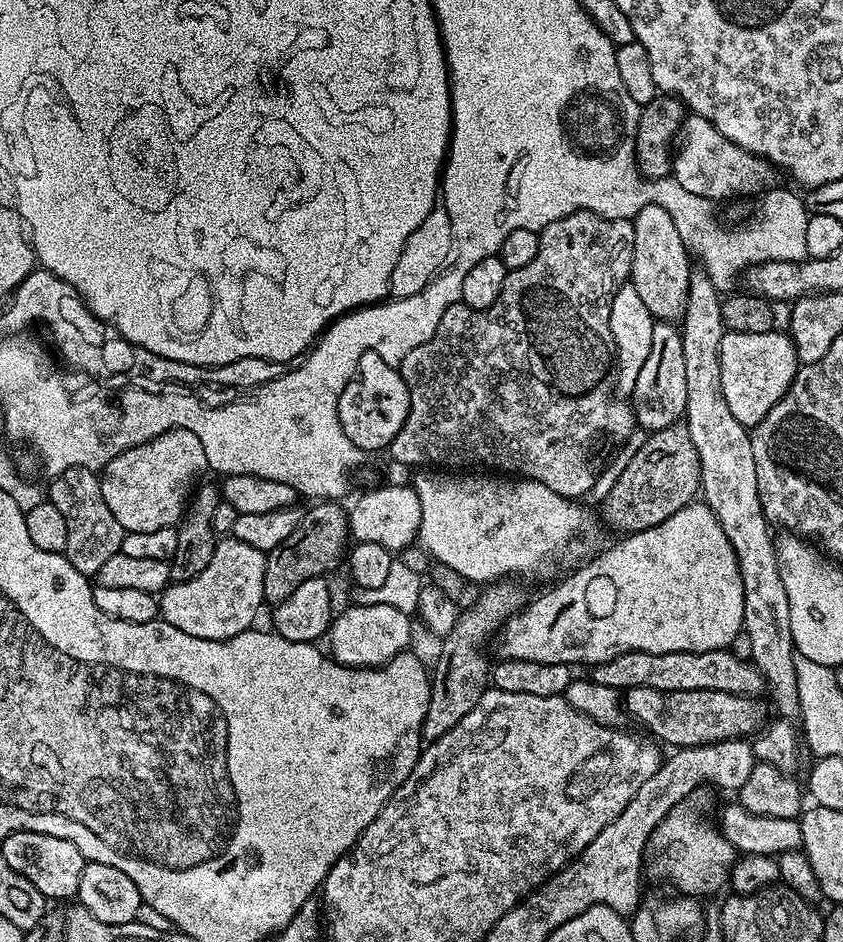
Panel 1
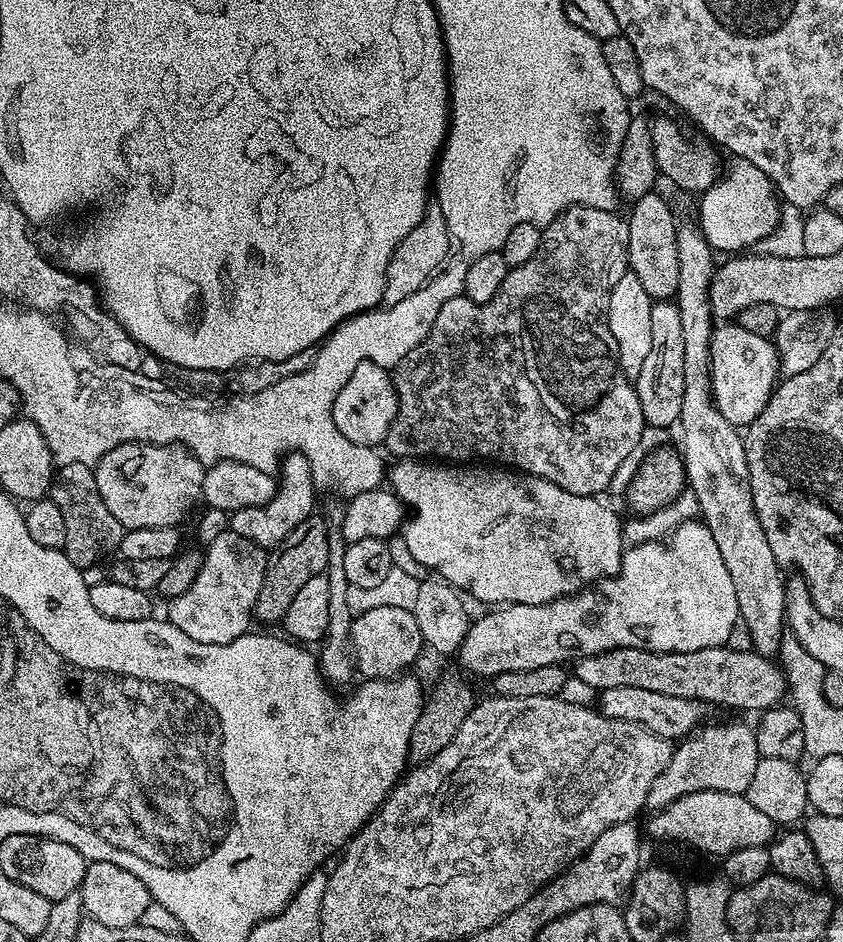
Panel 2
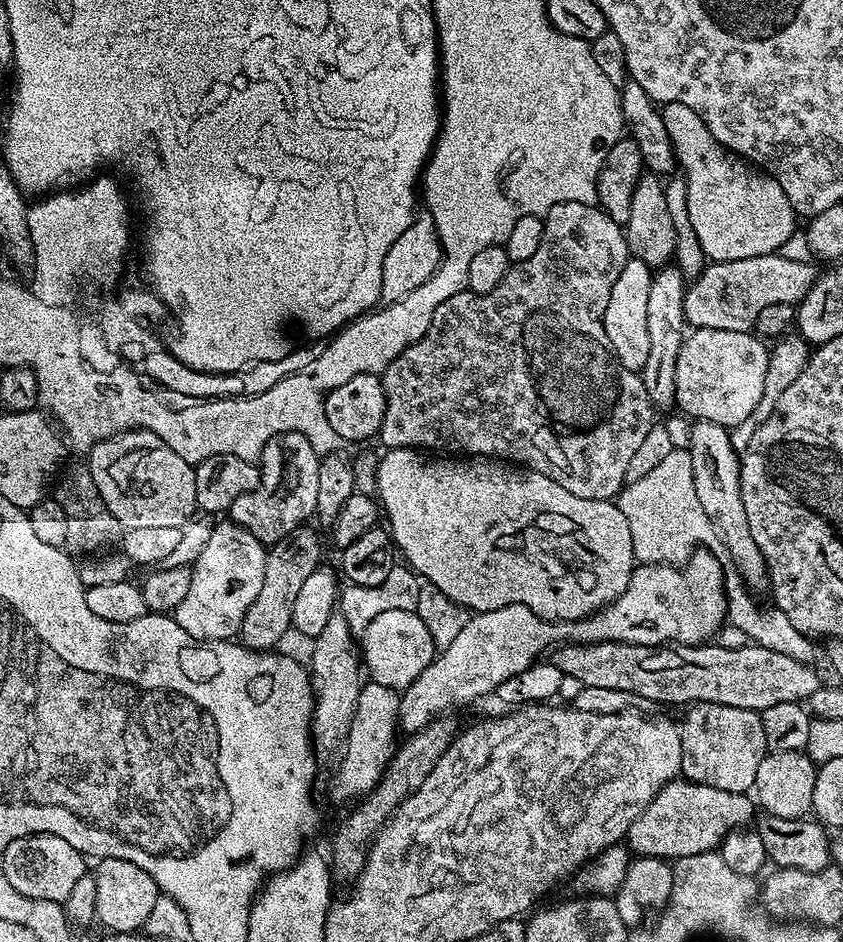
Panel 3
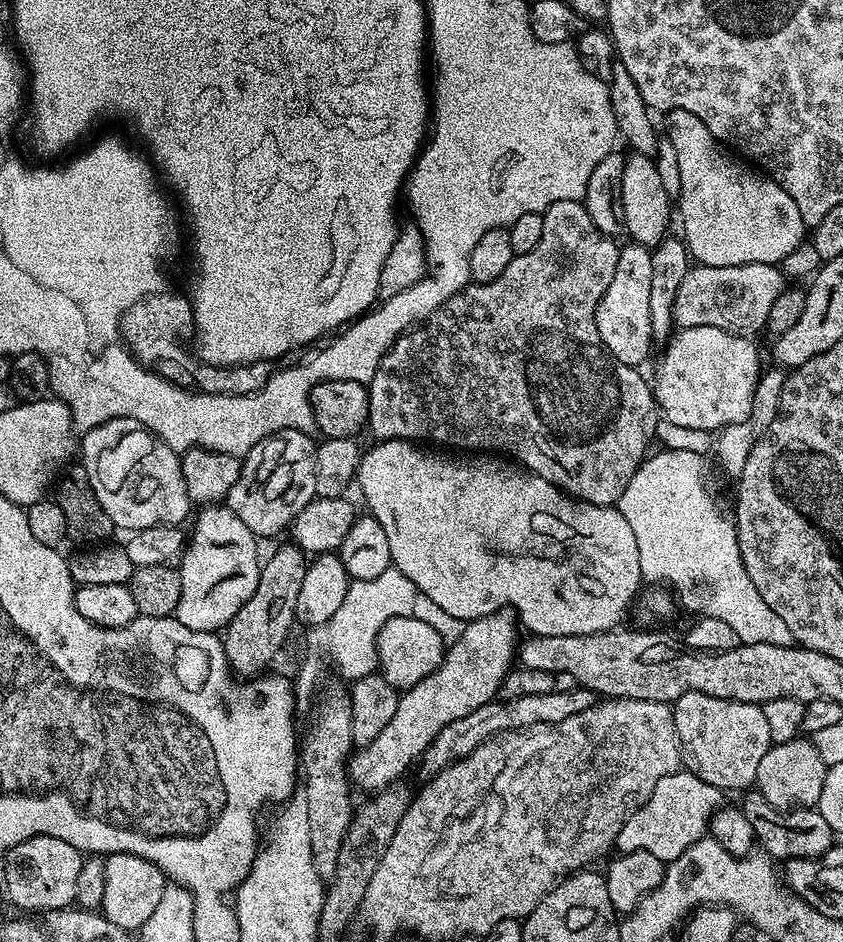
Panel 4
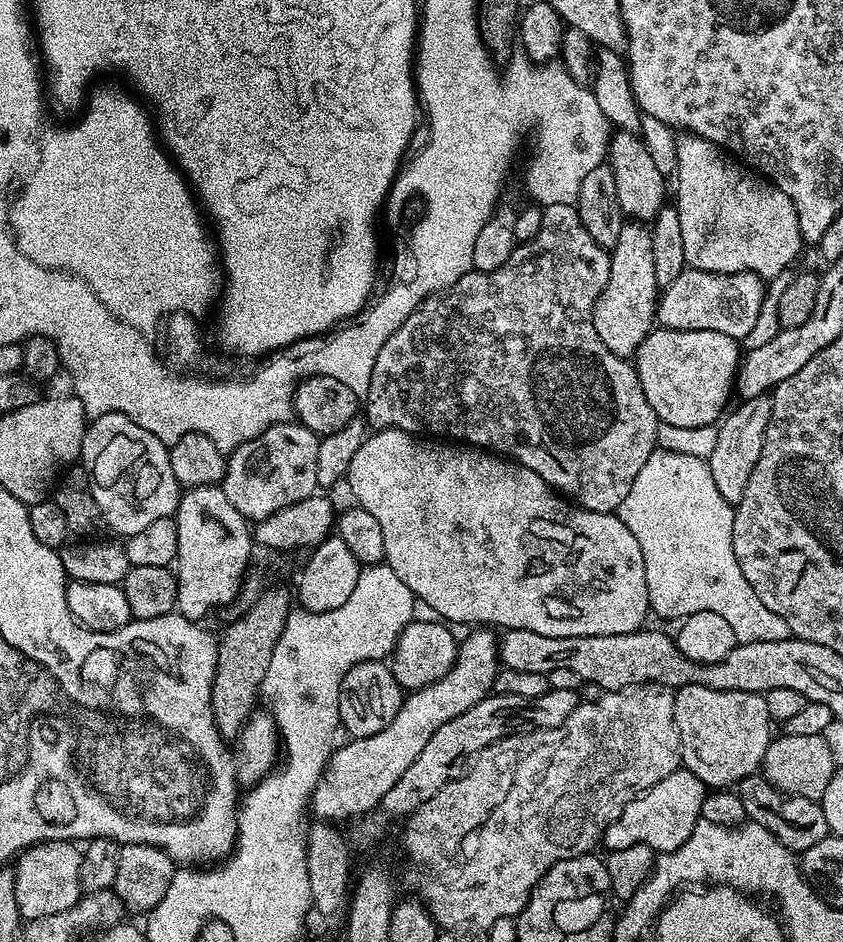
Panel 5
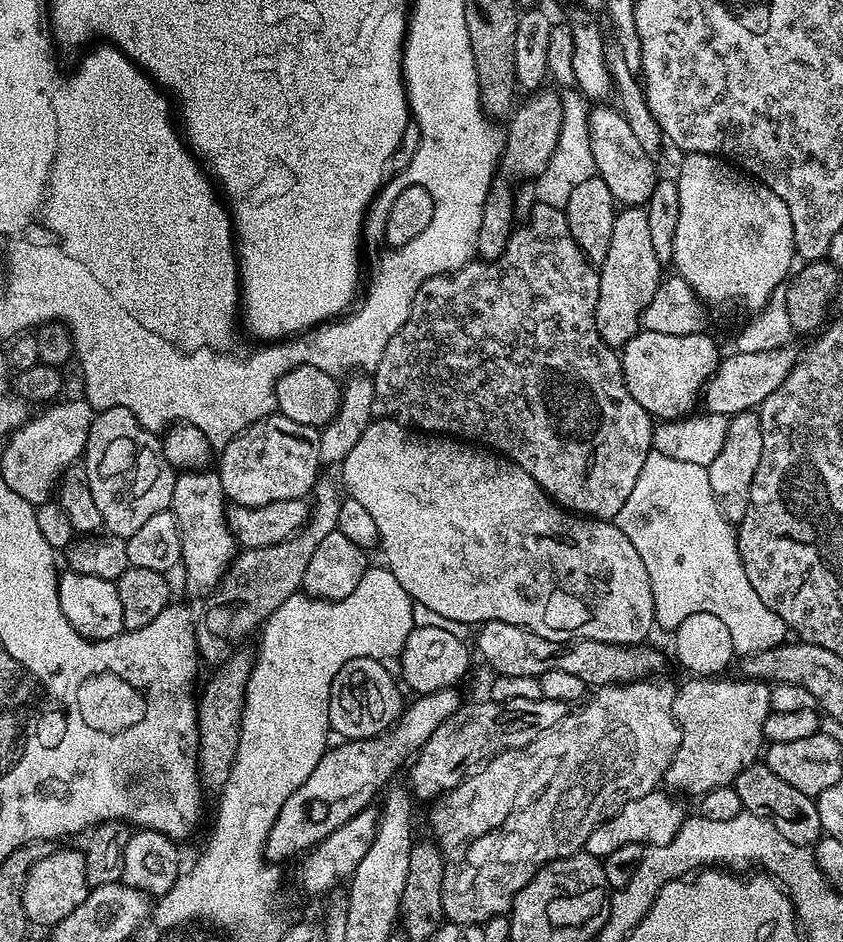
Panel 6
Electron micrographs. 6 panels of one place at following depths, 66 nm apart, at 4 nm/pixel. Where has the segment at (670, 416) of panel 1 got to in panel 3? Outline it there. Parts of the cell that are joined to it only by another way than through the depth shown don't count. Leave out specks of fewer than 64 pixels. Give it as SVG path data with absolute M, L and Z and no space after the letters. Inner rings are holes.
M669 262L663 268L655 269L650 282L649 301L646 305L646 327L650 334L650 354L646 358L646 366L642 369L646 394L653 409L672 408L676 402L676 367L678 366L678 350L686 335L684 318L684 294L686 279L682 270L675 263Z

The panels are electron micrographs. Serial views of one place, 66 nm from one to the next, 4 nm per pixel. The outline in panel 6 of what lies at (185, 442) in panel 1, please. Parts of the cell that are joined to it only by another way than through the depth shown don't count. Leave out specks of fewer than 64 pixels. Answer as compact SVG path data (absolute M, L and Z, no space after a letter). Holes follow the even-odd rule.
M105 408L93 415L82 463L88 471L90 490L94 490L104 528L111 535L132 536L154 514L171 509L177 473L164 456L161 437L143 428L130 410Z

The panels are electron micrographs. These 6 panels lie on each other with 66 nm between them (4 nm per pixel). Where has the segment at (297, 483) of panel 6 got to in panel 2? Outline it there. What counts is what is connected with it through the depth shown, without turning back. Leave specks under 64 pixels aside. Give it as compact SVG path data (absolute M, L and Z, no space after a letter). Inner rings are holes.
M290 452L283 457L282 463L278 469L278 483L274 498L257 508L243 508L237 512L231 513L230 531L254 542L259 548L271 550L277 548L306 517L313 515L316 504L317 489L312 482L312 471L310 462L301 452Z

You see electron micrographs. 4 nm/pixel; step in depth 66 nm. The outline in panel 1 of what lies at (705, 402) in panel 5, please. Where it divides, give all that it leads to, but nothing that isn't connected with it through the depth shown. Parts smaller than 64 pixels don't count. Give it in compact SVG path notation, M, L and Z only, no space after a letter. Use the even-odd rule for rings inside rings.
M773 330L766 334L738 334L725 331L721 340L720 360L722 370L722 394L730 414L751 430L783 396L788 393L792 379L796 377L798 361L796 347L787 331Z

